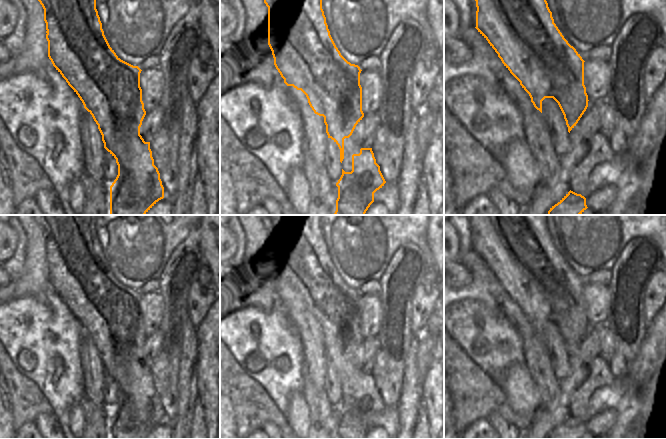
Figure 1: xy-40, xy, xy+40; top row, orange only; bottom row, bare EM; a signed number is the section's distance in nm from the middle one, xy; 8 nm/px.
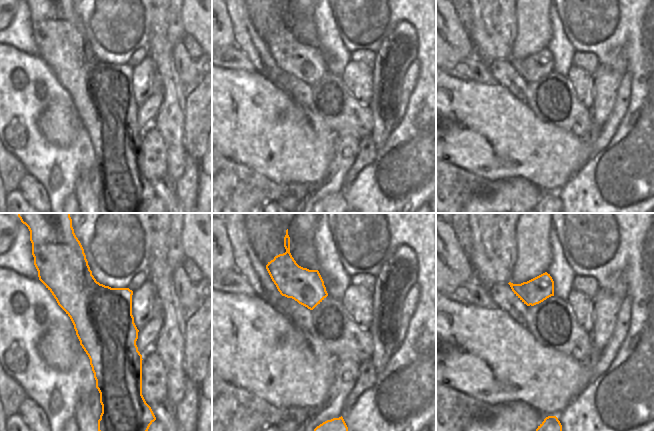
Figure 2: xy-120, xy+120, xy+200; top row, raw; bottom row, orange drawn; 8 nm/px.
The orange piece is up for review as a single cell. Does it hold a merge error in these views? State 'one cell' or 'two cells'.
two cells

